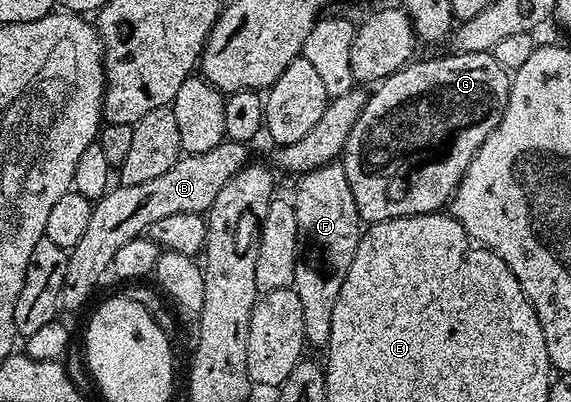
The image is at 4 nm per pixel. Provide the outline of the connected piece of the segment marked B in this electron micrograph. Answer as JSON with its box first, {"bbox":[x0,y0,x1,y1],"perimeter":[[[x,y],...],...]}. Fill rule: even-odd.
{"bbox":[60,143,250,311],"perimeter":[[[219,143],[214,149],[206,149],[206,153],[197,155],[181,154],[162,177],[154,177],[154,181],[145,181],[143,185],[116,185],[107,195],[95,200],[90,222],[82,233],[78,245],[68,251],[66,261],[66,281],[62,281],[60,307],[63,310],[76,311],[88,303],[88,298],[96,291],[100,278],[109,274],[114,253],[126,241],[139,239],[148,230],[148,226],[162,217],[170,217],[173,213],[206,213],[210,205],[214,205],[214,197],[218,197],[218,189],[230,181],[250,162],[249,148],[242,143]]]}

